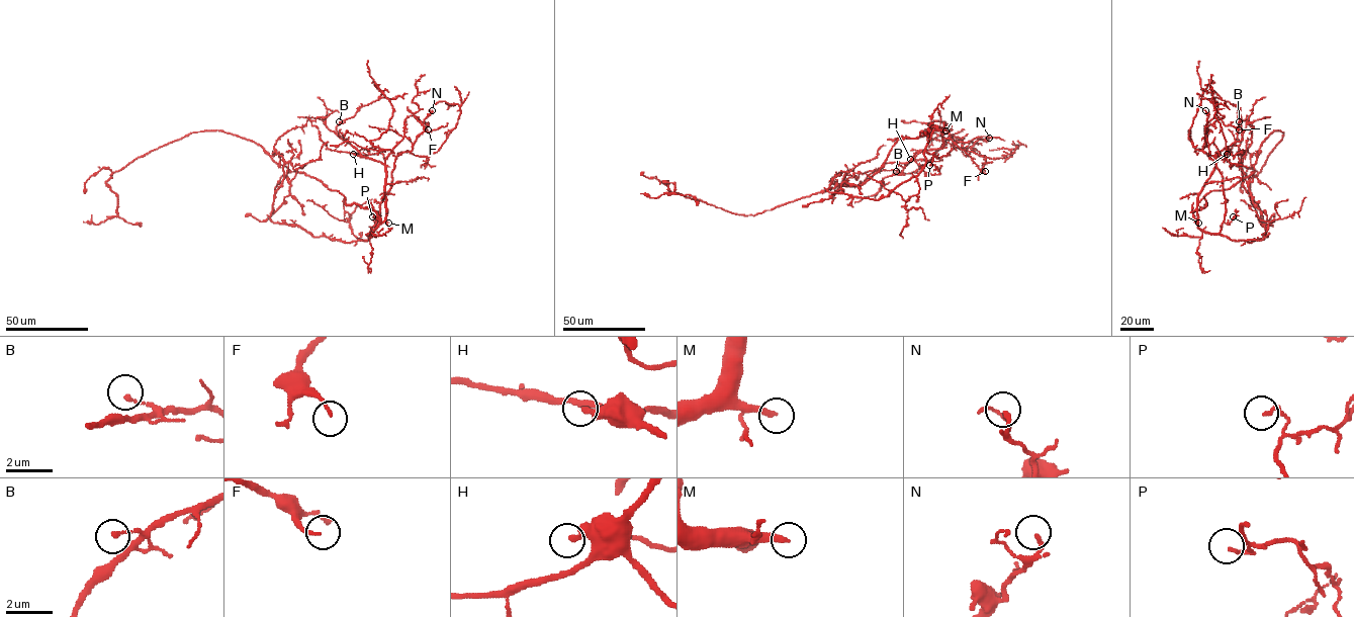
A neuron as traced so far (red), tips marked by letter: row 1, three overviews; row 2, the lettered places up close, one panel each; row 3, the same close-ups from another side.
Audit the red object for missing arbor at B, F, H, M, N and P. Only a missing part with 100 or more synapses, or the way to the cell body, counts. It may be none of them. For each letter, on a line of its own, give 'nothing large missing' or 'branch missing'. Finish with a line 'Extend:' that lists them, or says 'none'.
B: nothing large missing
F: nothing large missing
H: nothing large missing
M: branch missing
N: nothing large missing
P: nothing large missing
Extend: M

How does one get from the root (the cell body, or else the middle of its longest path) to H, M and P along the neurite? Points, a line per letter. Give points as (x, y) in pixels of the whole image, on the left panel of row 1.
H: (345, 198), (346, 204), (357, 203), (370, 208), (381, 222), (384, 221), (385, 166), (353, 154)
M: (345, 198), (346, 204), (357, 203), (370, 208), (381, 222), (388, 223)
P: (345, 198), (346, 204), (357, 203), (376, 212), (380, 224), (368, 233), (375, 225), (372, 216)

